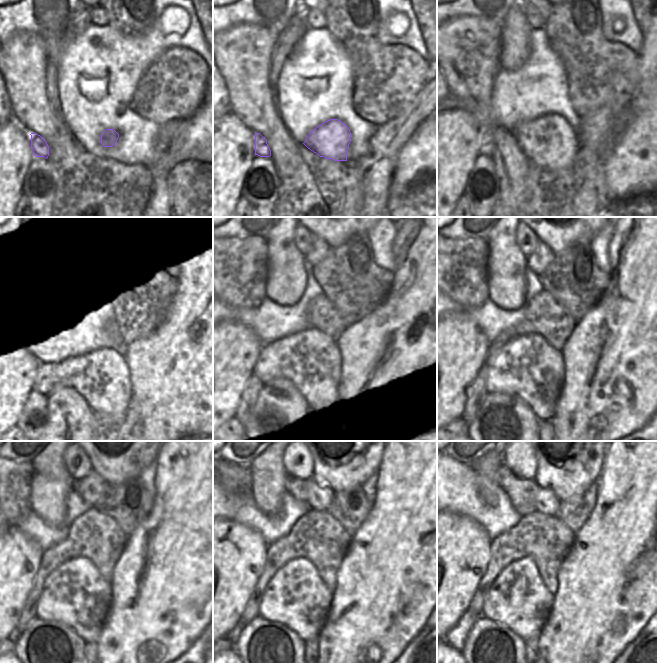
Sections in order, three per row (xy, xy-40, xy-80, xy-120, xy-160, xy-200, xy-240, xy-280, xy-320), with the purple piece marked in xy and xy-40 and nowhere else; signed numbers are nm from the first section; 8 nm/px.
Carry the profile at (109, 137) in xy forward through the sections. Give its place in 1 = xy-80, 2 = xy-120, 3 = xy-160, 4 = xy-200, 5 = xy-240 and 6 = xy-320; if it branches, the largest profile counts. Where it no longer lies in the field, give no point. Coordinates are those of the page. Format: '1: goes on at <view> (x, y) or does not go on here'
1: goes on at xy-80 (549, 141)
2: goes on at xy-120 (94, 365)
3: goes on at xy-160 (307, 365)
4: goes on at xy-200 (527, 367)
5: goes on at xy-240 (75, 593)
6: goes on at xy-320 (518, 598)

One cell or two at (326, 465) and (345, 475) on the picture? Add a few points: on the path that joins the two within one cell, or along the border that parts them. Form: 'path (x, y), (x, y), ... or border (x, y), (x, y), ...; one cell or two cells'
path (331, 465), (335, 465), (340, 470); one cell

